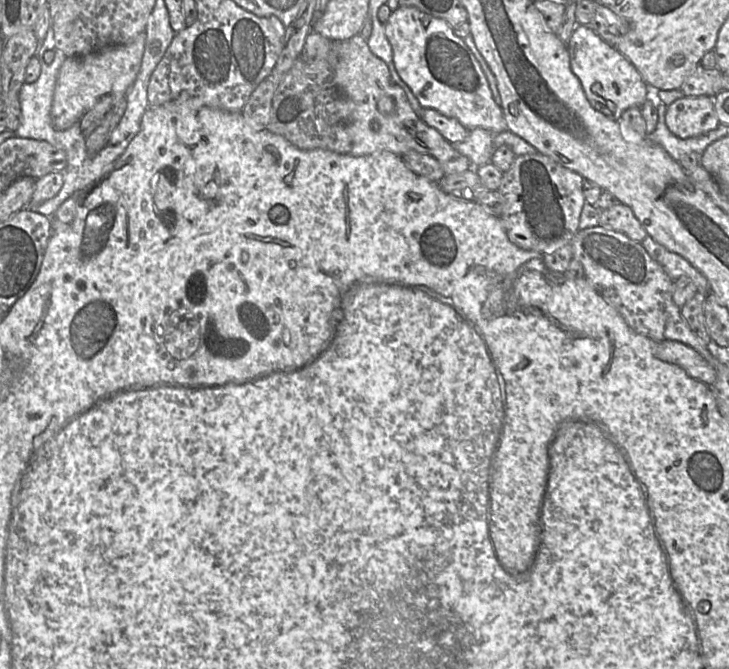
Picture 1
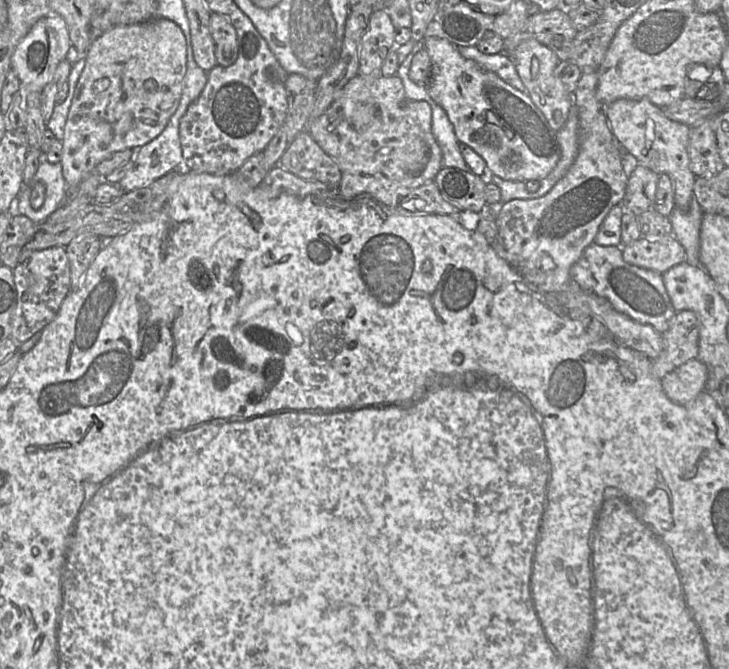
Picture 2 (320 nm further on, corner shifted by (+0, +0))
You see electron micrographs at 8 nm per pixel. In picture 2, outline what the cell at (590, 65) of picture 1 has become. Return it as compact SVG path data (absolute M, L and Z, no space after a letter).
M618 99L605 106L611 131L626 153L658 175L667 174L673 183L676 207L685 210L694 199L696 176L690 169L690 127L667 118L663 109L647 99Z

